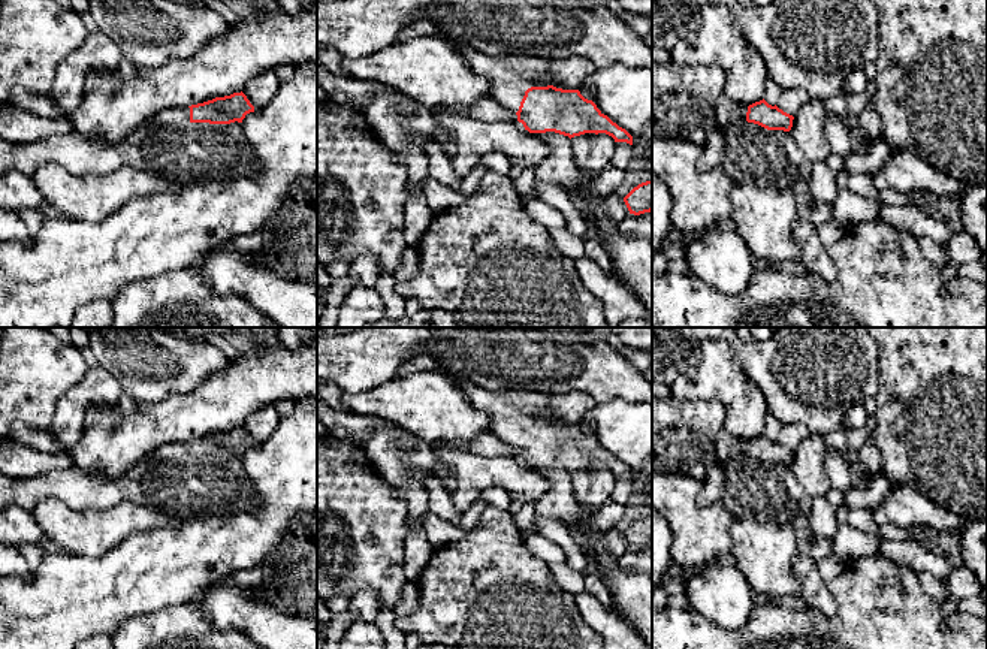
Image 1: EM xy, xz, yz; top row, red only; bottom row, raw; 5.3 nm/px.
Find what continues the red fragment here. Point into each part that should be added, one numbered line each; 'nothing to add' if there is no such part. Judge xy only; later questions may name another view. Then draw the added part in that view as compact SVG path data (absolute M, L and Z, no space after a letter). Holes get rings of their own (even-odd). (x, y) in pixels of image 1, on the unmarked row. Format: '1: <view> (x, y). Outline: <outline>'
1: xy (178, 450). Outline: M175 441L163 444L153 453L153 458L166 461L182 461L188 456L190 456L188 441Z

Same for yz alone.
1: yz (727, 446). Outline: M725 429L716 438L718 461L724 462L737 455L746 455L748 441L734 438Z

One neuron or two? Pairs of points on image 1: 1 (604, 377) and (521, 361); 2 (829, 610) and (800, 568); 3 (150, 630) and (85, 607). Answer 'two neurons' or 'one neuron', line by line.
1: one neuron
2: one neuron
3: two neurons

